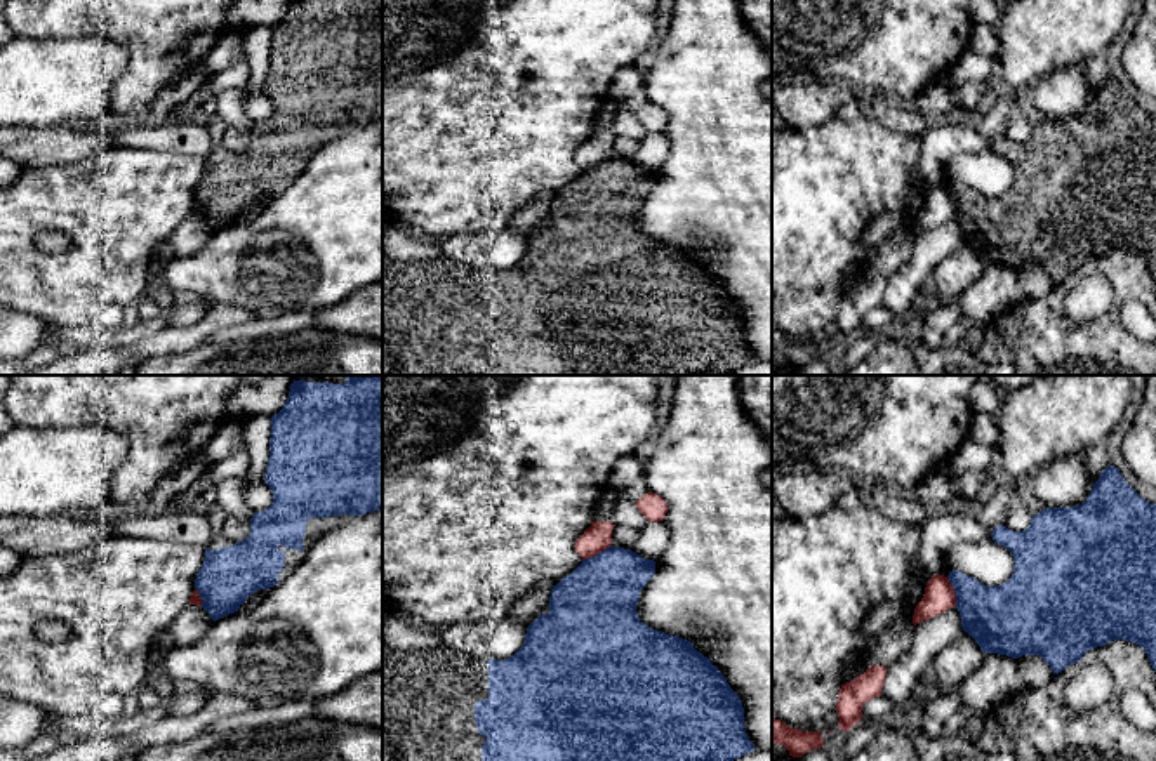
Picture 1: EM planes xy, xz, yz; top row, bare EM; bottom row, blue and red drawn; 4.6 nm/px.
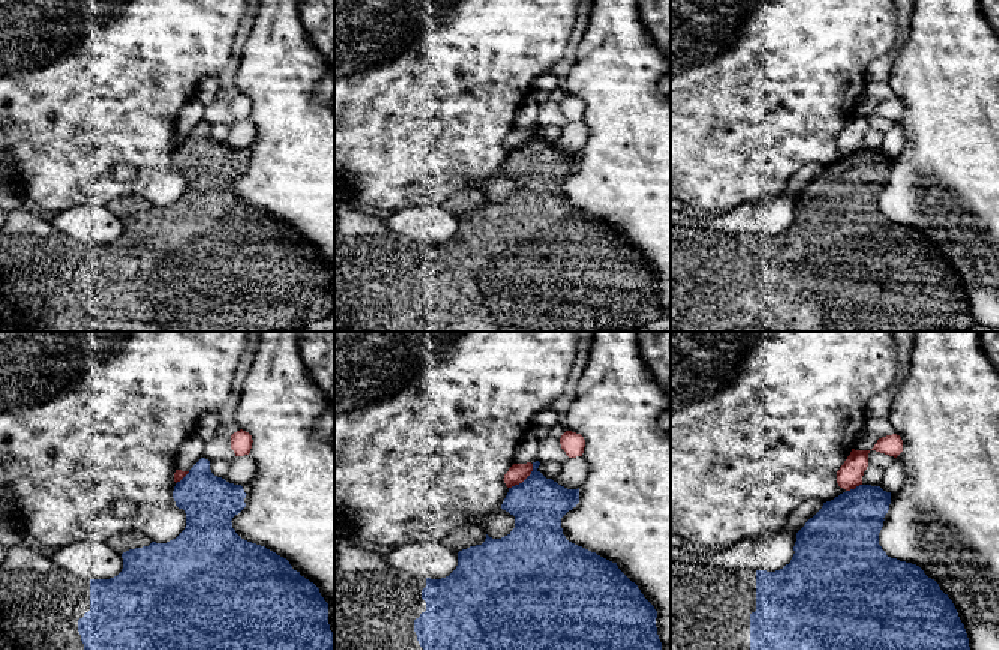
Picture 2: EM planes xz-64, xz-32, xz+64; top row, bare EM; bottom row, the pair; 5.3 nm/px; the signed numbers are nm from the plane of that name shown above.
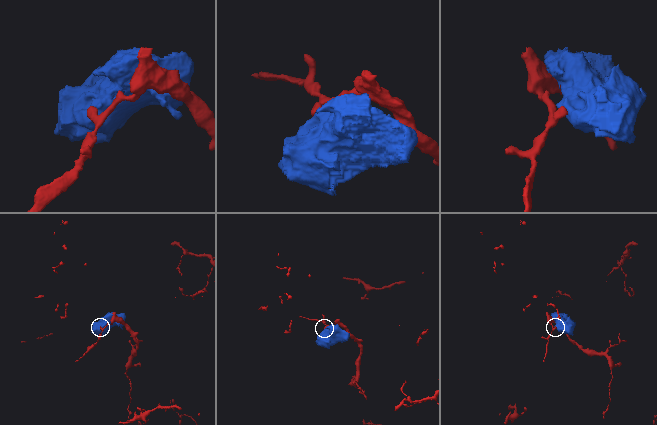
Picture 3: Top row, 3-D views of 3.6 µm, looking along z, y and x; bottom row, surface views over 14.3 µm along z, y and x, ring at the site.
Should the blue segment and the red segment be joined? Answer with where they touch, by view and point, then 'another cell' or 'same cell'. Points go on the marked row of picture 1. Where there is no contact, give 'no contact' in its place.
xz (598, 553) | another cell

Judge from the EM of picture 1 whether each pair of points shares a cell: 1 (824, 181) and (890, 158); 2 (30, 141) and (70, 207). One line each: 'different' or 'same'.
1: same
2: different

